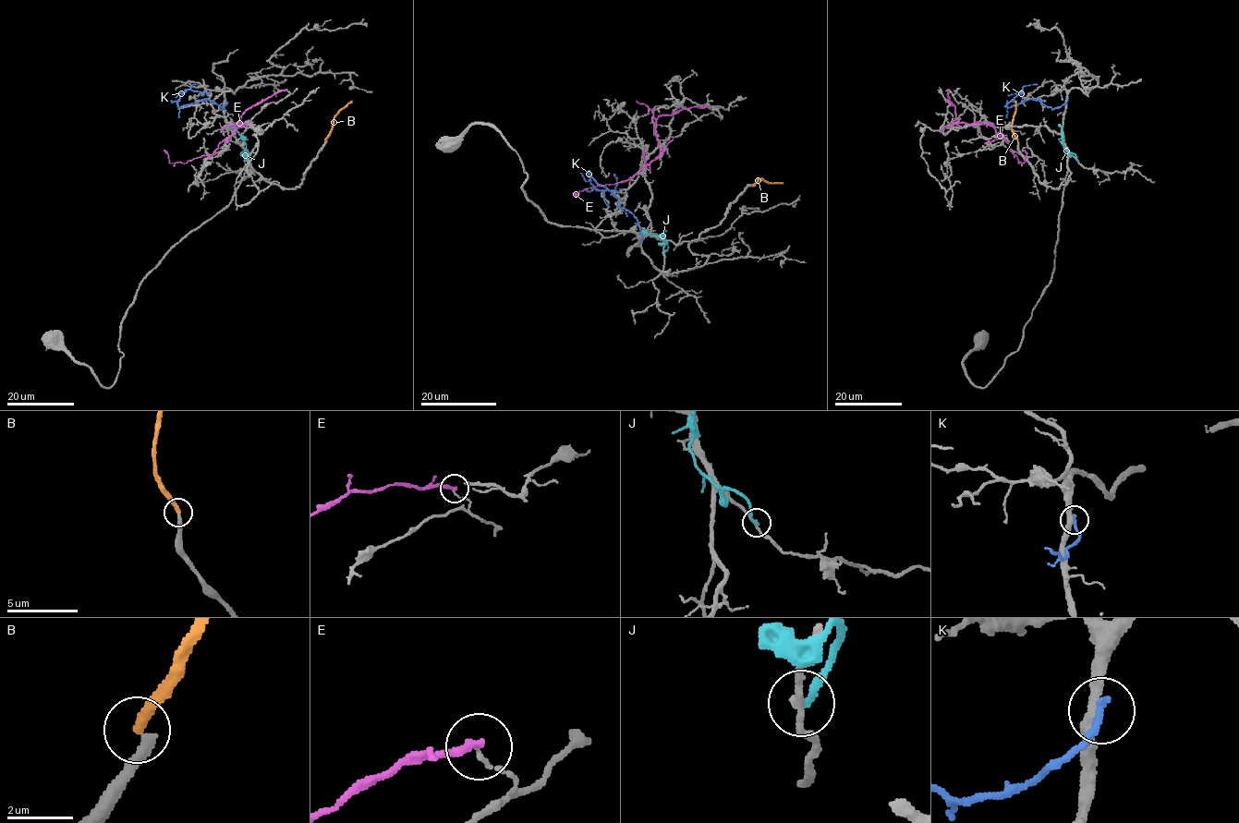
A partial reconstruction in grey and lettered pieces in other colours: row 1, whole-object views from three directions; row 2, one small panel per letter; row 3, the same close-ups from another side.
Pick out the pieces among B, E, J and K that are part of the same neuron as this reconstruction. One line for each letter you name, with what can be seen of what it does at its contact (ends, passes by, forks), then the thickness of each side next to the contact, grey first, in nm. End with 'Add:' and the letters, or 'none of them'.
Add: none of them

